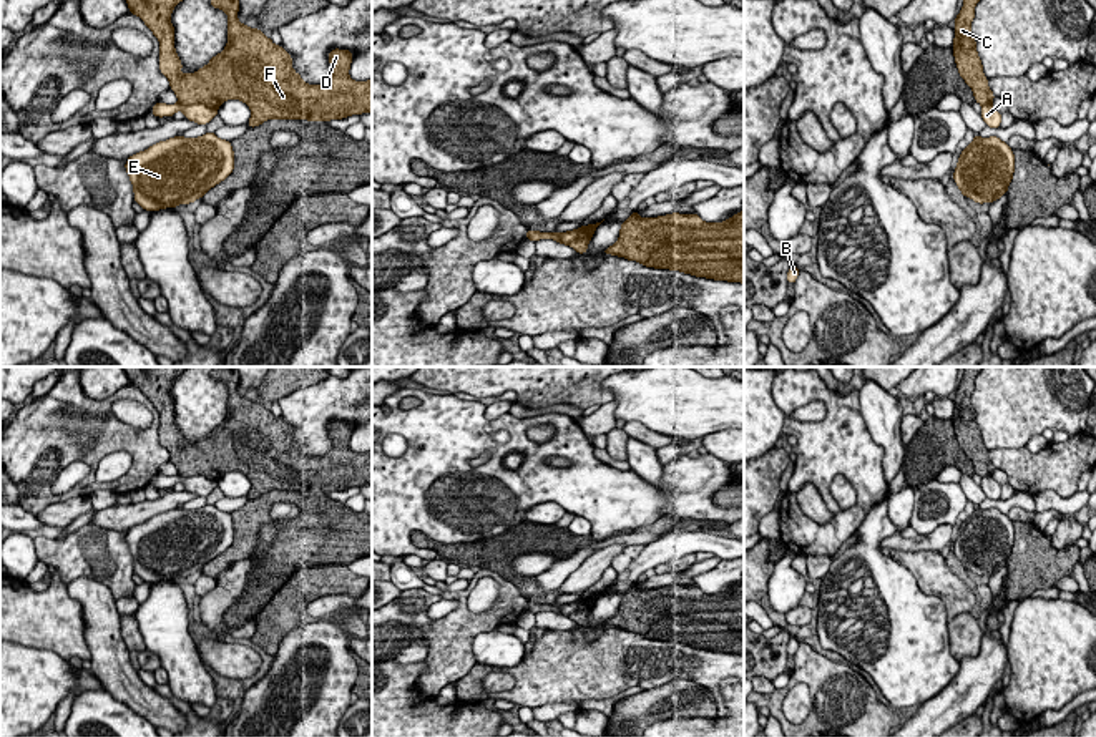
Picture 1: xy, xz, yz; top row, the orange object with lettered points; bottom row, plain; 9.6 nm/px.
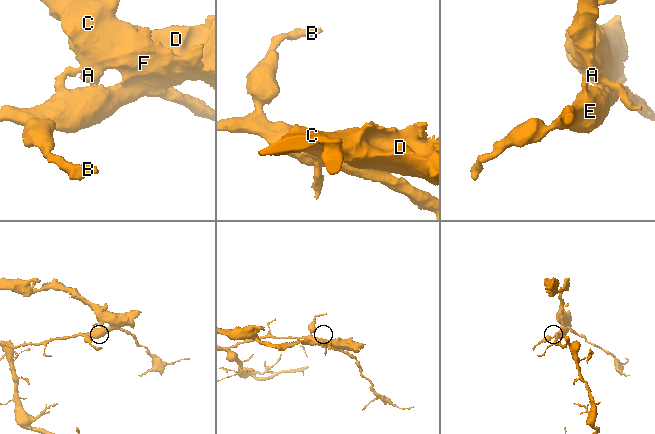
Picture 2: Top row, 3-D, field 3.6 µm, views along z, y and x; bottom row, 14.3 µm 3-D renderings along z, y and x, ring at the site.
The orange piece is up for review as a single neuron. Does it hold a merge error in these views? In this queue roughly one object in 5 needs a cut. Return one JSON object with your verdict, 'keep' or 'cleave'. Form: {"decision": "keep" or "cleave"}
{"decision": "cleave"}

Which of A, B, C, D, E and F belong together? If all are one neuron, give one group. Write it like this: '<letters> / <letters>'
A B E / C D F

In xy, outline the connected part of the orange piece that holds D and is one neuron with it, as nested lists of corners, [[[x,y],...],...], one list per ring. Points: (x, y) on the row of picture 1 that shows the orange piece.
[[[126,0],[130,13],[139,17],[159,41],[159,71],[169,80],[169,88],[181,105],[206,105],[219,110],[228,100],[239,100],[251,110],[249,128],[267,120],[330,121],[352,115],[372,113],[372,80],[354,81],[349,76],[354,53],[334,48],[329,51],[332,78],[320,85],[306,83],[292,68],[292,56],[274,45],[264,32],[237,20],[239,0],[211,0],[213,8],[228,13],[228,43],[221,53],[194,73],[181,73],[183,63],[174,50],[171,13],[183,0]]]

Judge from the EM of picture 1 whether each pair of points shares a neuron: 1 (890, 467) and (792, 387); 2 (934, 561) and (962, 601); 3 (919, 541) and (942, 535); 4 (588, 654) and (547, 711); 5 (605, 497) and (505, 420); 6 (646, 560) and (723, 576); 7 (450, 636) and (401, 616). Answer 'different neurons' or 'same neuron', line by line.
1: different neurons
2: same neuron
3: same neuron
4: different neurons
5: same neuron
6: different neurons
7: same neuron

